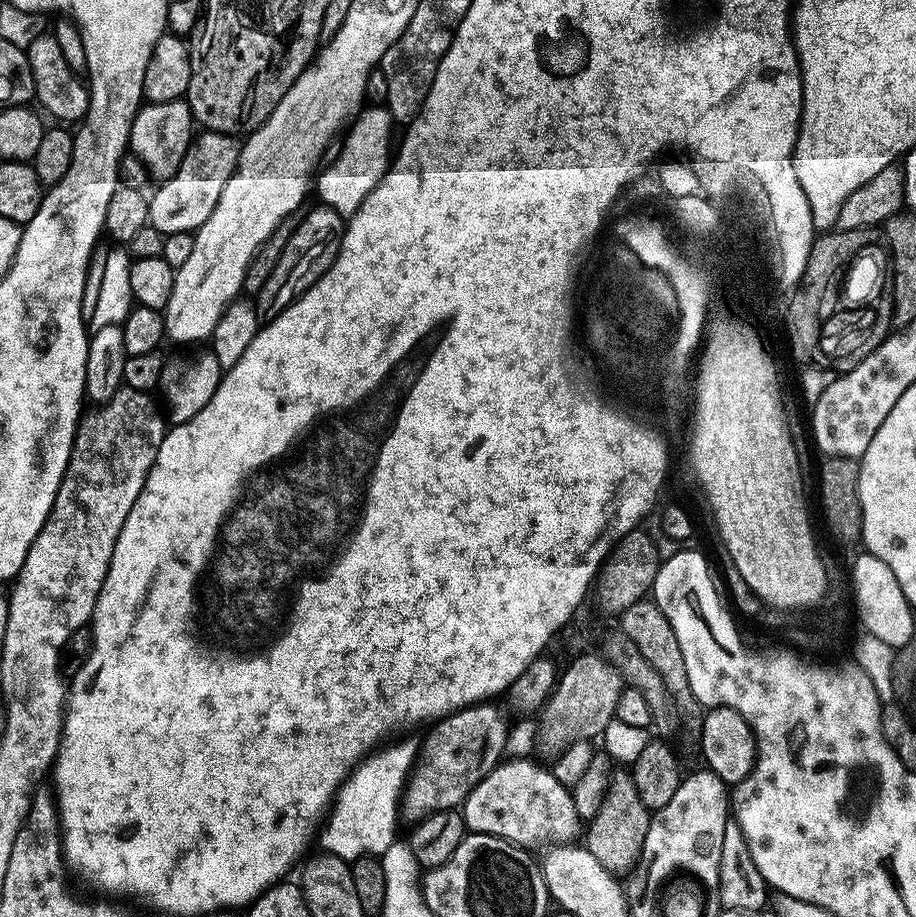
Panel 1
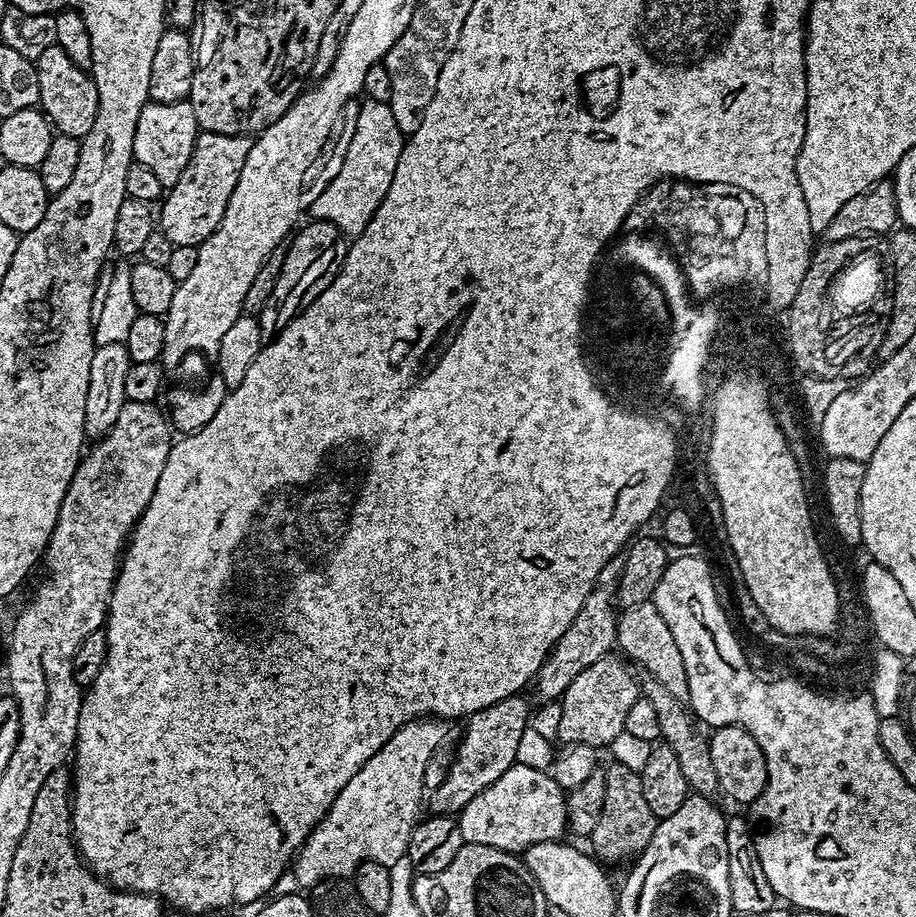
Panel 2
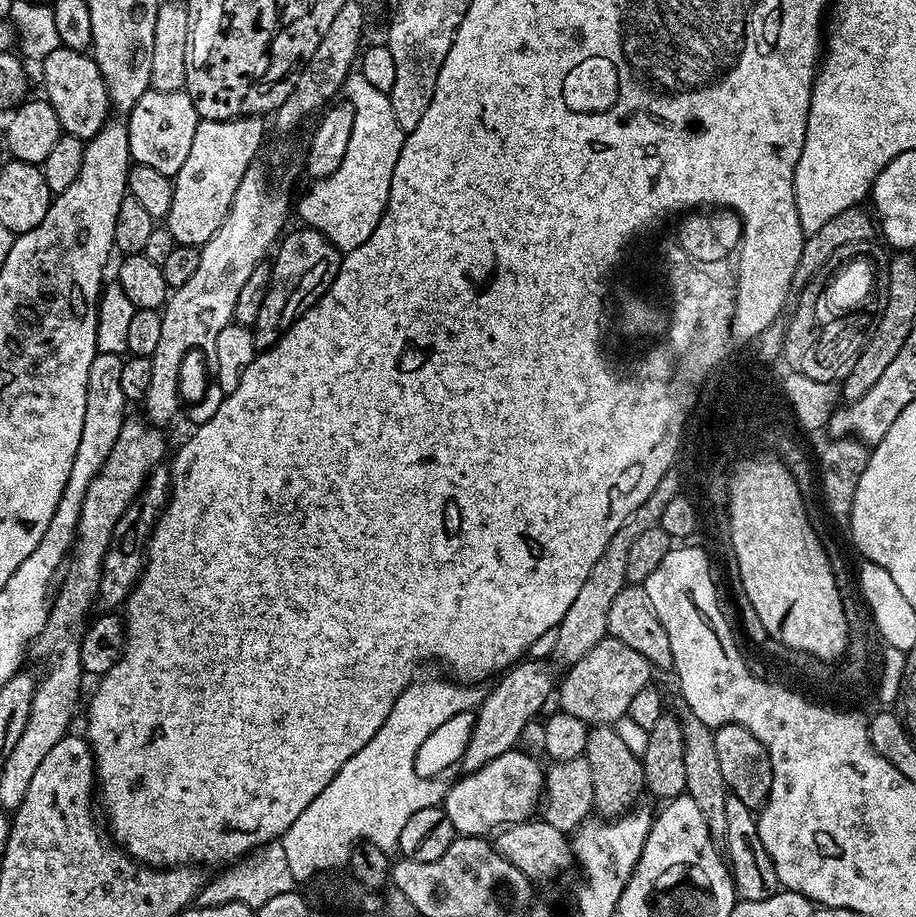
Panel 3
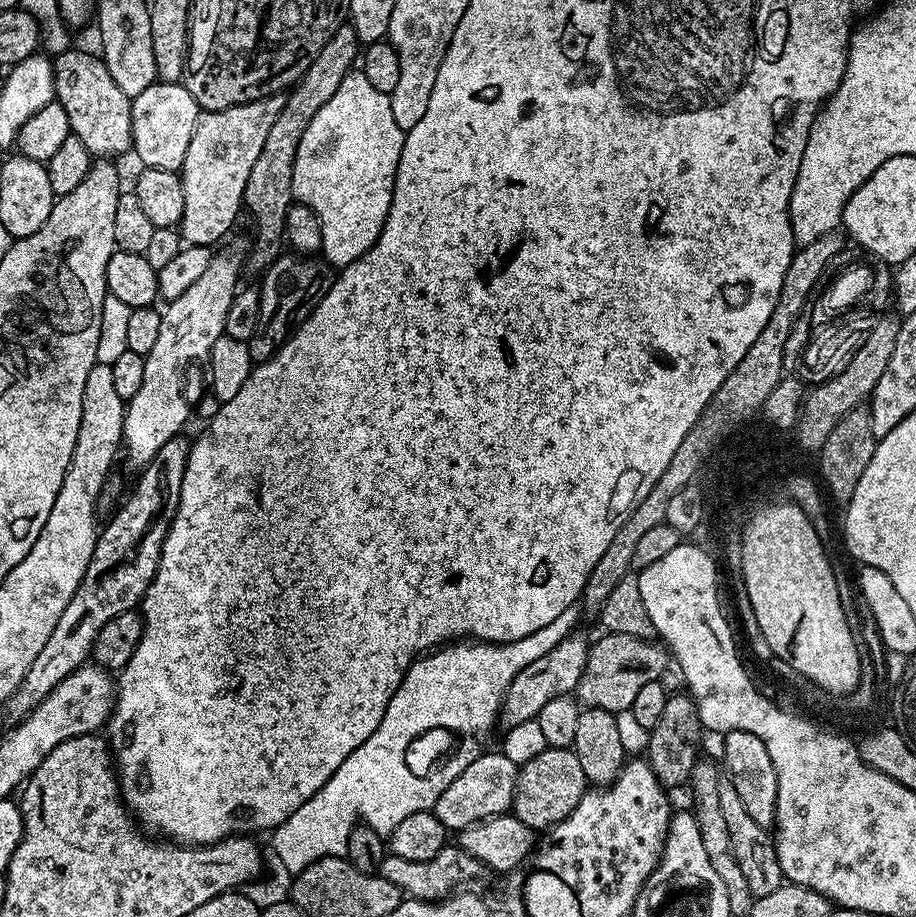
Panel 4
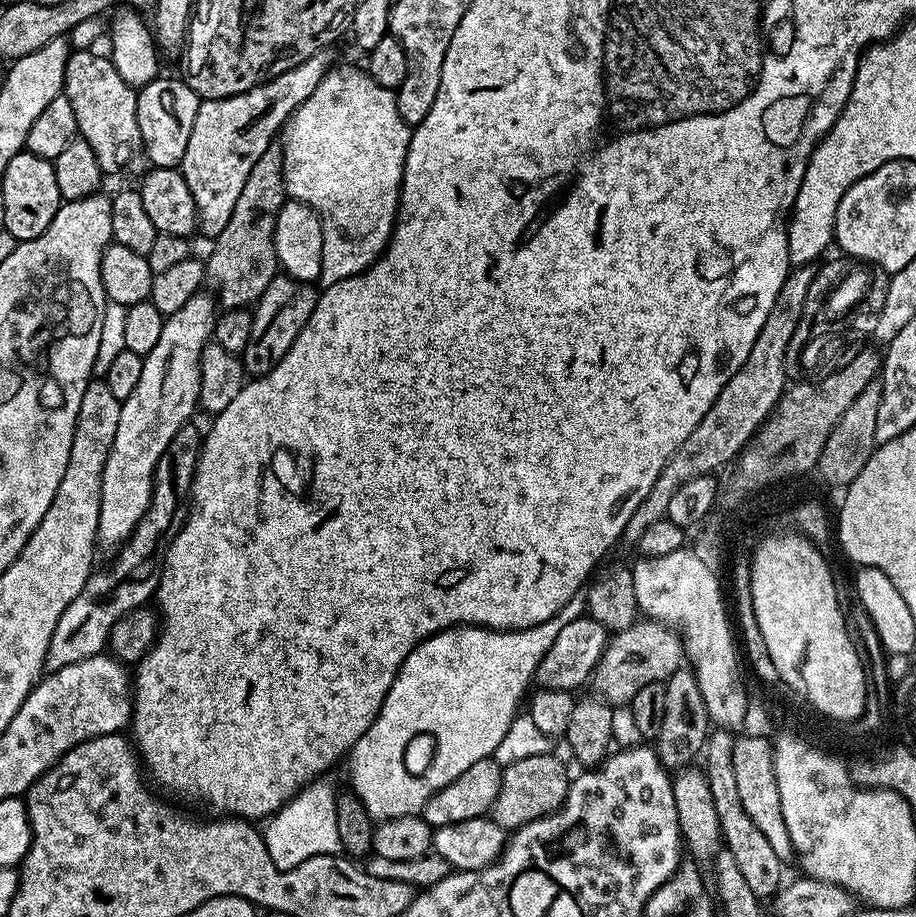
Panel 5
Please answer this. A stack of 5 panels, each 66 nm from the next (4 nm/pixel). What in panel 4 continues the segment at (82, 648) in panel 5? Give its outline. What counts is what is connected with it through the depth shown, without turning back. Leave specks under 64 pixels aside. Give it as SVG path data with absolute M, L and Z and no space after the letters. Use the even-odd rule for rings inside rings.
M181 434L170 438L170 442L154 454L154 458L137 475L141 476L136 480L136 489L128 505L118 509L116 517L105 528L103 525L99 529L90 566L74 598L70 598L66 610L62 610L62 618L58 618L54 634L50 634L38 658L34 658L30 670L26 670L26 678L22 678L18 690L14 690L8 700L6 711L12 722L26 719L51 694L54 686L58 686L58 682L91 657L94 638L98 638L98 630L102 630L110 618L133 611L143 600L158 570L160 547L178 510L182 474L186 474L186 462L192 449L186 437Z

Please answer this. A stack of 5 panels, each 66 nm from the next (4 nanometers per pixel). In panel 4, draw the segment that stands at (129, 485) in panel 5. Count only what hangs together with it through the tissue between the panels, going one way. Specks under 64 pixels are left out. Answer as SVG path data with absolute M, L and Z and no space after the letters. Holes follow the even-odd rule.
M216 256L212 261L209 262L205 268L201 267L198 271L198 282L193 284L188 284L185 287L185 292L181 296L176 296L168 304L168 309L165 307L162 312L162 326L158 333L158 339L154 341L154 347L150 349L150 354L144 357L146 362L146 370L142 374L142 387L138 390L138 394L134 394L134 398L127 401L126 407L124 409L124 442L122 445L123 451L126 453L128 451L128 460L130 463L136 467L136 470L143 469L144 465L148 464L153 458L154 454L158 454L158 450L162 450L162 446L166 446L166 442L170 442L170 438L181 435L185 431L184 423L188 420L188 400L184 397L184 371L191 366L192 360L196 360L201 356L201 358L207 357L212 351L214 342L218 337L224 335L224 323L226 322L226 314L230 310L233 300L236 299L236 293L238 291L238 285L236 283L240 280L240 264L242 268L242 260L236 256Z

